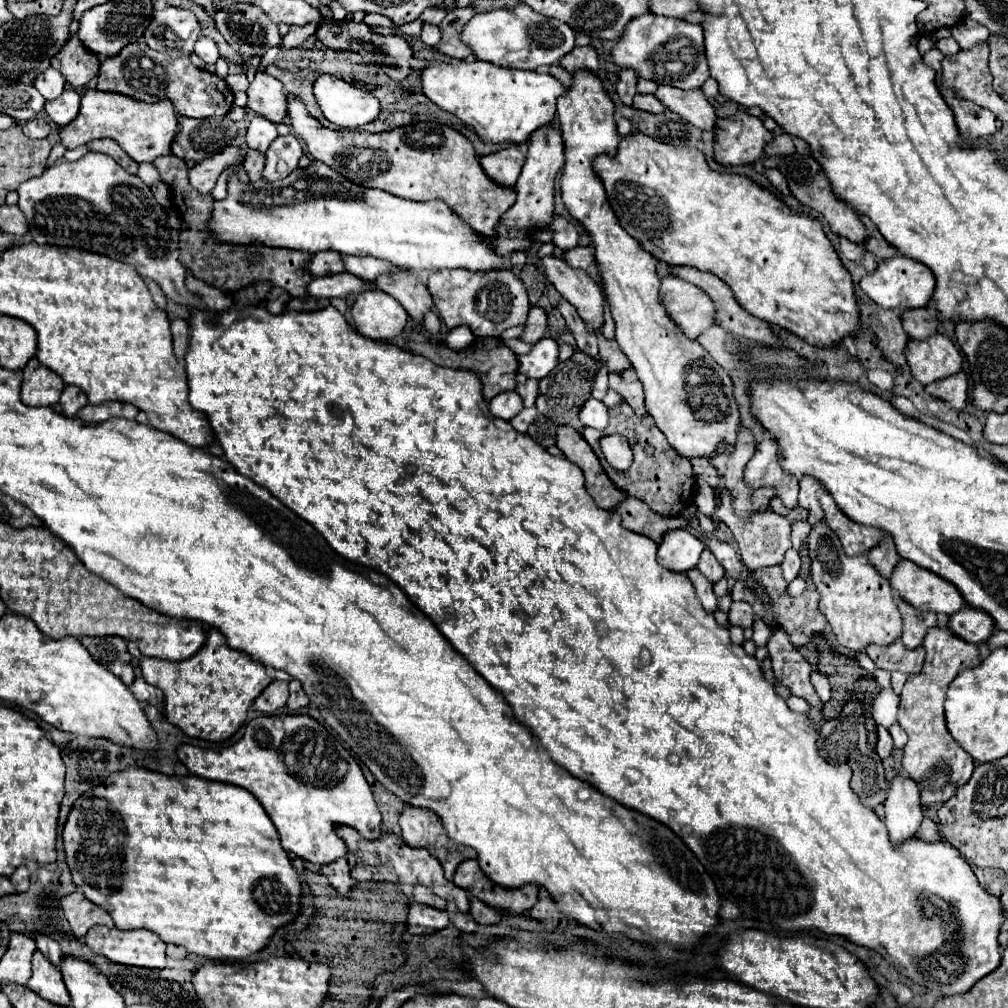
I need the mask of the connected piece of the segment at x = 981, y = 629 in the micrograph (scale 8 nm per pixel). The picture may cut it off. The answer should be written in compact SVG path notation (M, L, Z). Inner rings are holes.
M966 605L960 611L956 611L954 617L950 615L948 629L956 637L960 637L960 639L964 639L968 643L976 643L978 645L978 643L986 641L992 635L994 623L992 623L992 617L986 615L984 611L976 611L974 607Z

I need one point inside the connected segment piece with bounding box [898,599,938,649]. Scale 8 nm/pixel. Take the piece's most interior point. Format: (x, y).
(916, 624)

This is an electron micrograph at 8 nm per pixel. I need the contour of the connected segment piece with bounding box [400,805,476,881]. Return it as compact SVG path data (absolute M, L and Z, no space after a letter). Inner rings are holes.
M404 807L400 815L402 839L410 847L422 847L430 851L442 865L444 877L452 881L456 867L466 859L476 859L476 851L470 847L460 847L452 843L444 835L444 827L440 817L432 811L424 811L418 807Z

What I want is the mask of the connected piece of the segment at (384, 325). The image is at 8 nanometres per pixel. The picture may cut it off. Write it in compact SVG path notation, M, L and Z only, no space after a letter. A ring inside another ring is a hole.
M378 289L362 291L356 297L350 313L356 331L374 341L388 341L398 337L408 321L404 307L388 293Z

